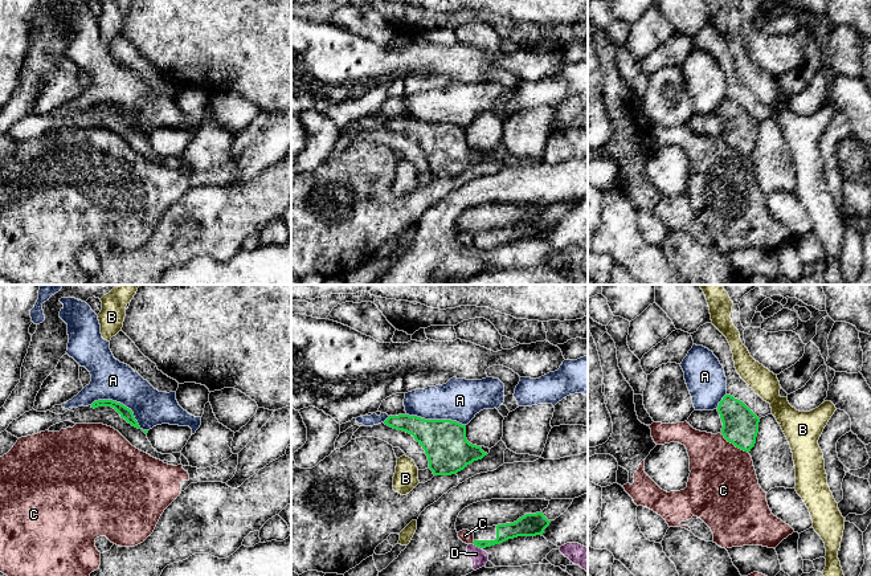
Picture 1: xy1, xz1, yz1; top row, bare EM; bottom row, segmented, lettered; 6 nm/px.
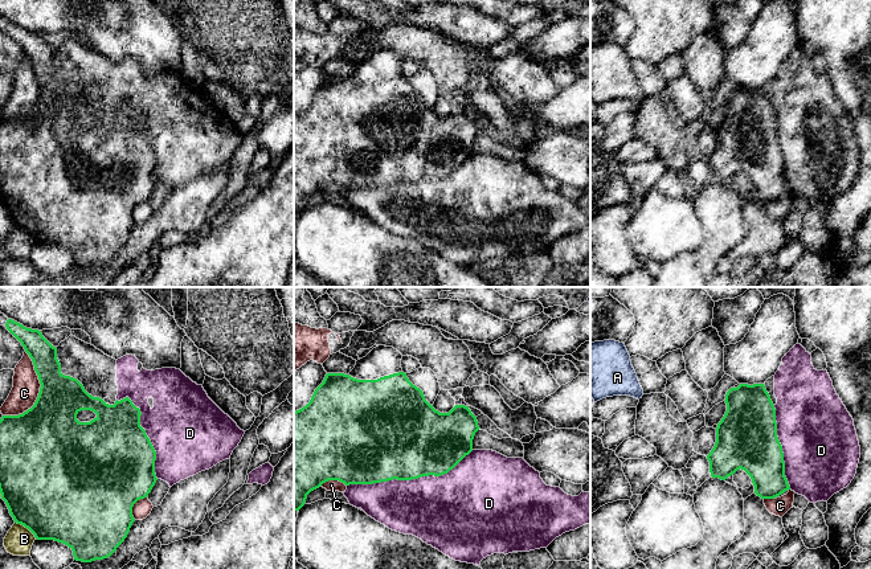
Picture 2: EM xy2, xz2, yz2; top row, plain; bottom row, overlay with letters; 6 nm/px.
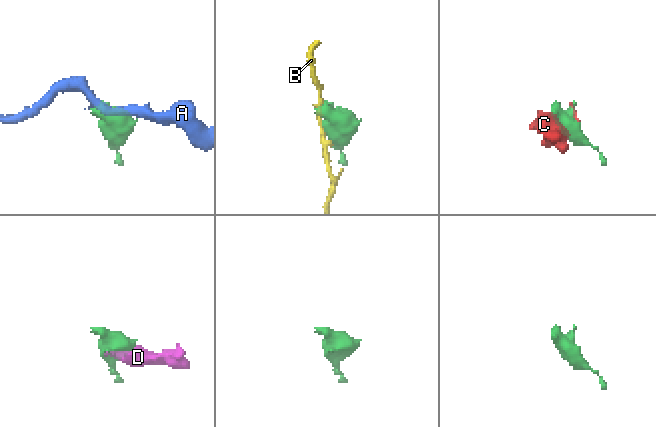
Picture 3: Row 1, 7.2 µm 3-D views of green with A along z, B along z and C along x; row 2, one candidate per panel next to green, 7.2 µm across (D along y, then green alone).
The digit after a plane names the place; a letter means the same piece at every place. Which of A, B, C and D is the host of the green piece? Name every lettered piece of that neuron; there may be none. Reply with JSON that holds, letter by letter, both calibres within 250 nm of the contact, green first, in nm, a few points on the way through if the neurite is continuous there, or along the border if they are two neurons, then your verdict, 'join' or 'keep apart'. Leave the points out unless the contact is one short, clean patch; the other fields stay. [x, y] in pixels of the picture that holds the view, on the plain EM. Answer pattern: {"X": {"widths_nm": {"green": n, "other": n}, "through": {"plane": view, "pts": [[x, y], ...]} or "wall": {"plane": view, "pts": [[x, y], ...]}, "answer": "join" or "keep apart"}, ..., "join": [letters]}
{"A": {"widths_nm": {"green": 70, "other": 240}, "answer": "keep apart"}, "B": {"widths_nm": {"green": 500, "other": 170}, "answer": "keep apart"}, "C": {"widths_nm": {"green": 380, "other": 160}, "answer": "keep apart"}, "D": {"widths_nm": {"green": 500, "other": 400}, "answer": "keep apart"}, "join": []}

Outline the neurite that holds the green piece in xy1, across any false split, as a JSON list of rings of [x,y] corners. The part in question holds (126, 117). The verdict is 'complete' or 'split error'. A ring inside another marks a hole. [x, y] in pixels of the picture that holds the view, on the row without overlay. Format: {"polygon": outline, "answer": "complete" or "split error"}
{"polygon": [[[98,103],[98,105],[94,105],[91,107],[91,111],[94,111],[94,113],[98,111],[98,110],[111,110],[111,111],[114,111],[120,118],[122,122],[124,122],[132,130],[140,132],[138,124],[134,120],[132,114],[128,113],[127,110],[124,110],[123,107],[113,105],[113,103]]], "answer": "complete"}

